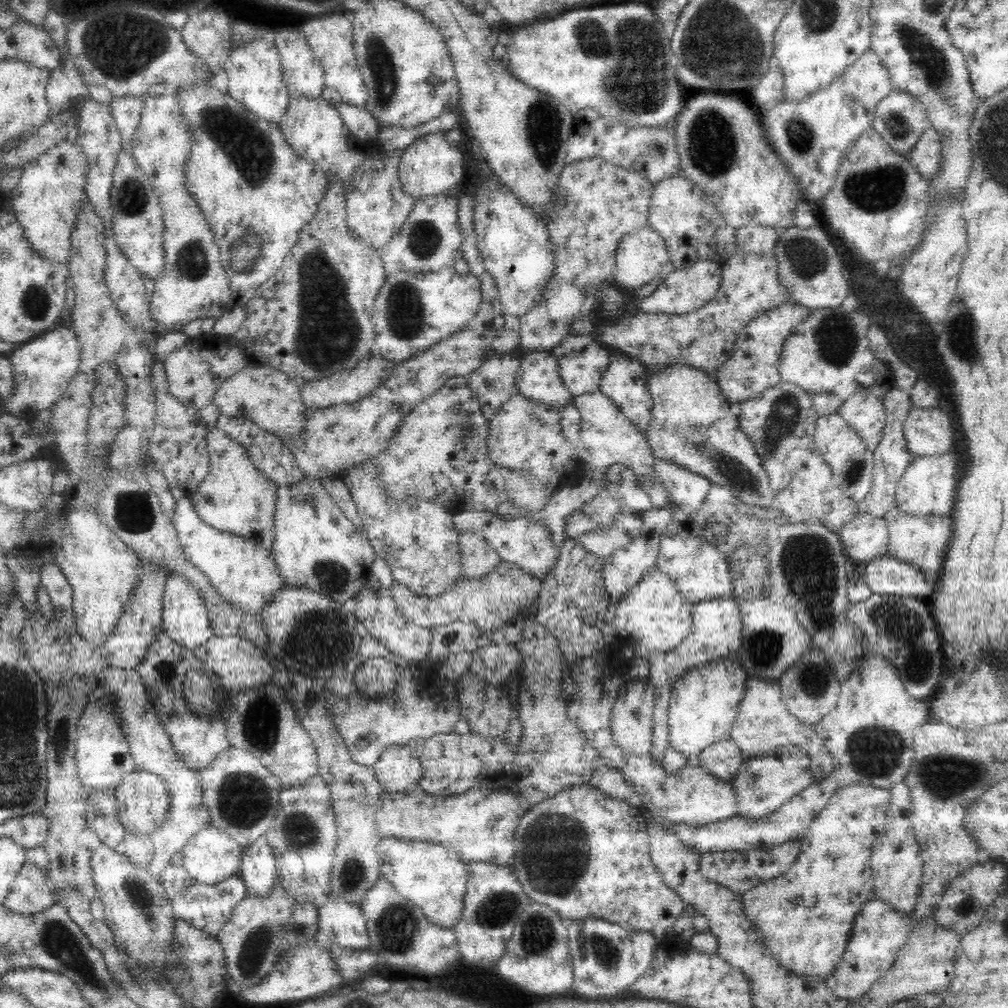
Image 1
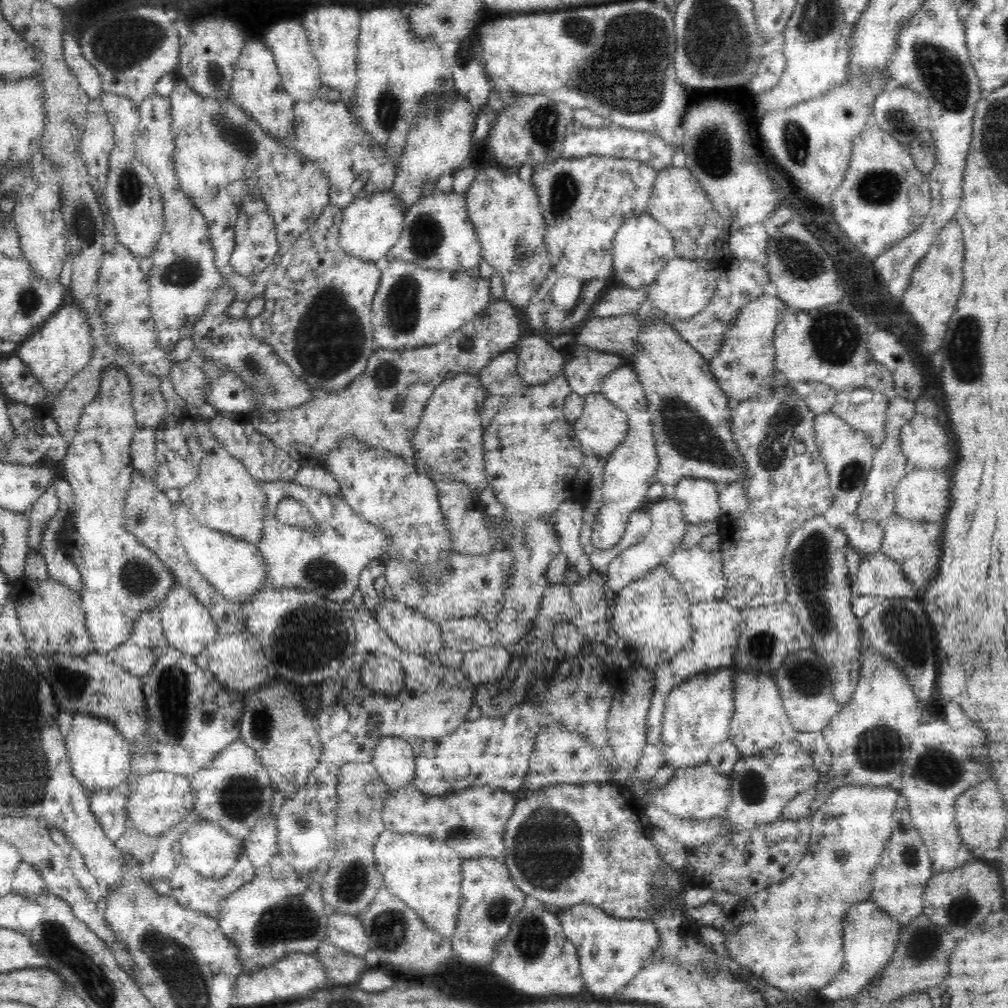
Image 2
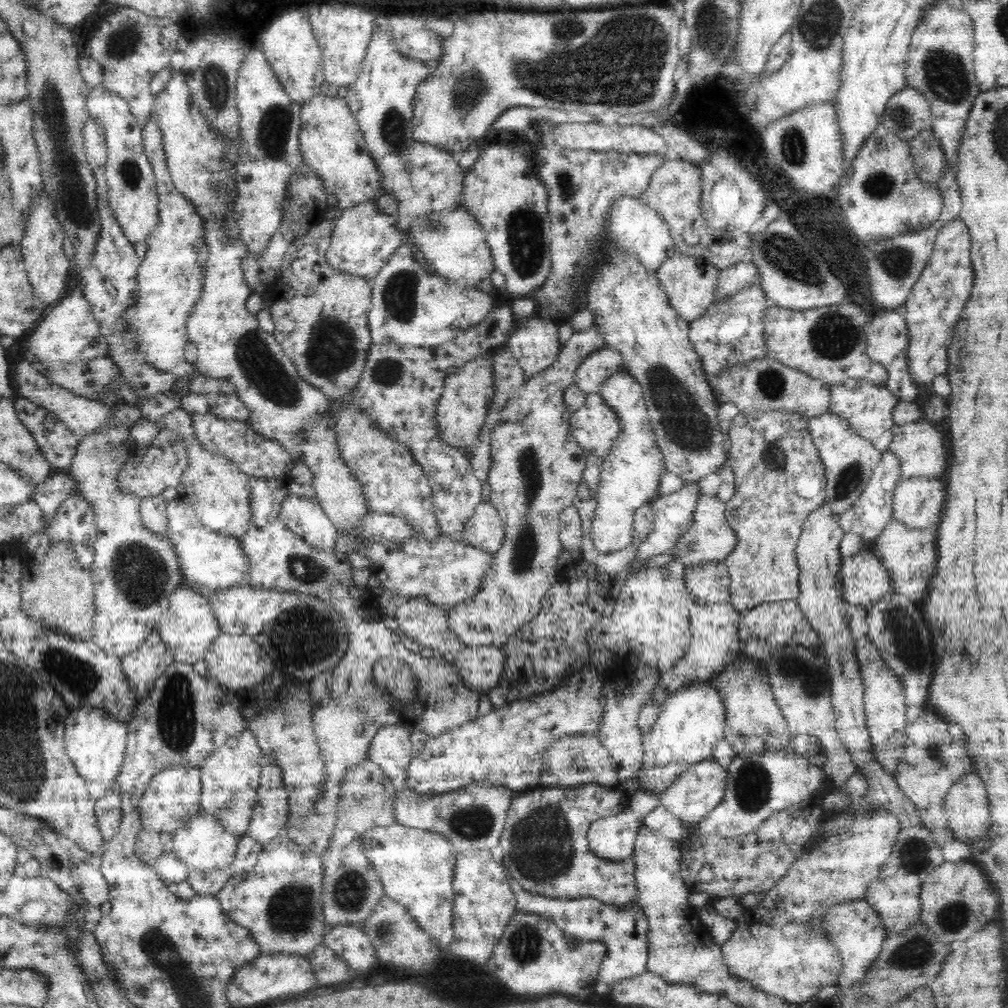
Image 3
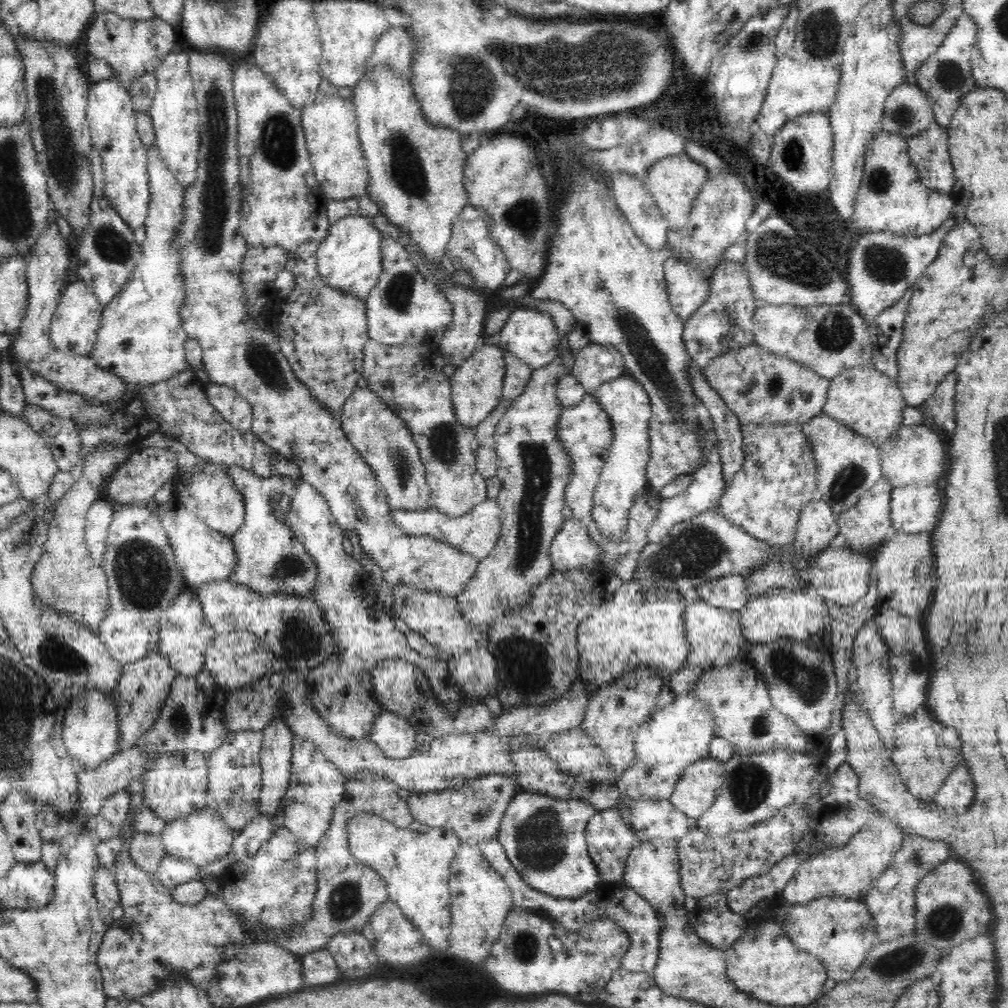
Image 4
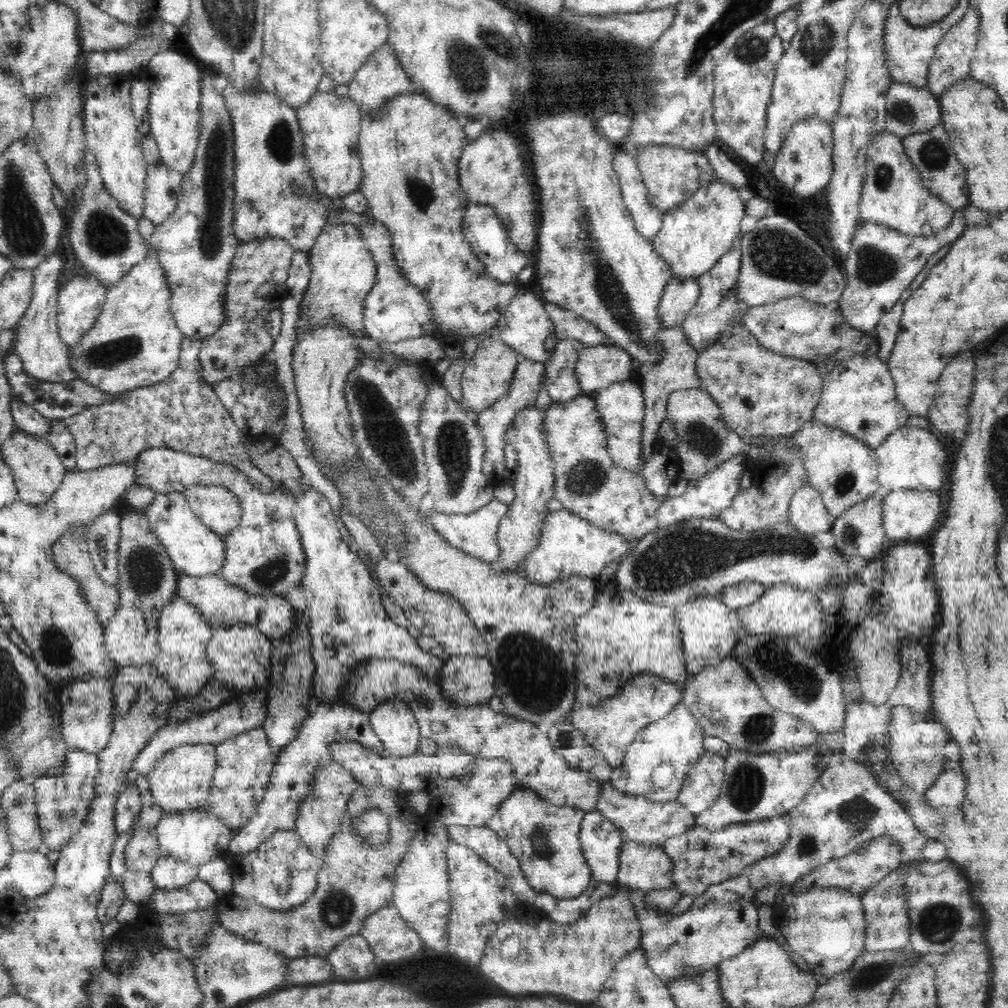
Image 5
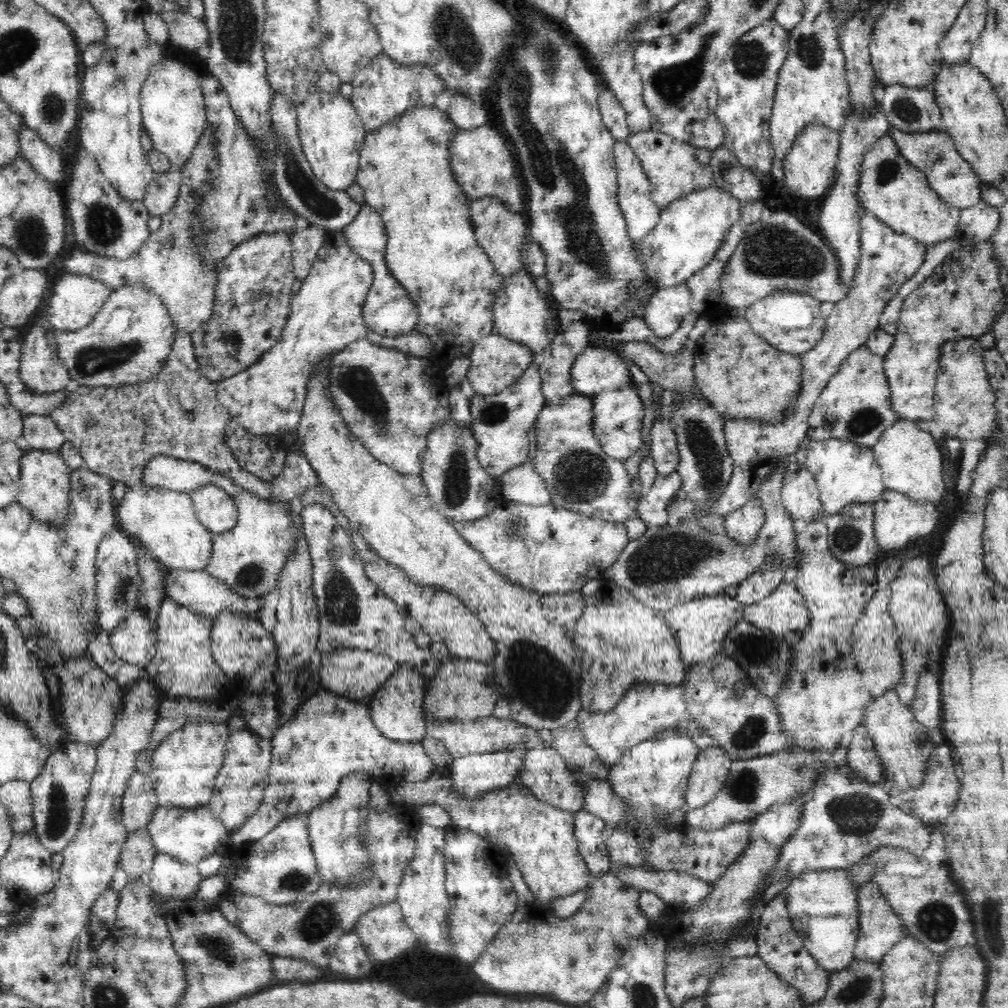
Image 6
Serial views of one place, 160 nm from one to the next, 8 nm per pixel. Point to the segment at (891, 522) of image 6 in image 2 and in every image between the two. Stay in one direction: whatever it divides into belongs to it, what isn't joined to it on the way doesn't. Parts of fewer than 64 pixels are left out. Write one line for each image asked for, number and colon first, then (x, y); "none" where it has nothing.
2: (921, 495)
3: (918, 502)
4: (915, 508)
5: (908, 514)

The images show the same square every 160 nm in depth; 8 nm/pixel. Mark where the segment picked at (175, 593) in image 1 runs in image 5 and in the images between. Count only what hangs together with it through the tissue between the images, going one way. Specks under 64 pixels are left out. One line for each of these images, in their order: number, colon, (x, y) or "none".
2: (187, 624)
3: (188, 625)
4: (184, 633)
5: (183, 635)

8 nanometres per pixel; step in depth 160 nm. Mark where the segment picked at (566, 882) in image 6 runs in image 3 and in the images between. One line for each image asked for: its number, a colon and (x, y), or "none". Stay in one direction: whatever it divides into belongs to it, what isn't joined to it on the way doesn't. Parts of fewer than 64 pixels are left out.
3: (545, 846)
4: (544, 839)
5: (544, 837)

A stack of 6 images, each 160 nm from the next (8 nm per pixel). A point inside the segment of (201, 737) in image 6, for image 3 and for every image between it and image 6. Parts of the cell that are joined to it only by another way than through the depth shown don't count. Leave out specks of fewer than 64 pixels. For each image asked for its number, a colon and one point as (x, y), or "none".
3: (172, 797)
4: (177, 785)
5: (182, 781)

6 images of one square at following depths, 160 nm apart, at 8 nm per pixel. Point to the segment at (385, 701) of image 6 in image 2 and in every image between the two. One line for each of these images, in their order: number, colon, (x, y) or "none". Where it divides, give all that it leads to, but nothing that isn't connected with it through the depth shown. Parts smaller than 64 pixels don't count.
2: (393, 759)
3: (391, 748)
4: (395, 736)
5: (394, 723)

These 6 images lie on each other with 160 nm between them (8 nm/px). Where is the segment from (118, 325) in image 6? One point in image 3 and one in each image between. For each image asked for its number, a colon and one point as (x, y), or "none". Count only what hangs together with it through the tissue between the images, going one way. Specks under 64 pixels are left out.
3: (170, 279)
4: (142, 339)
5: (135, 342)

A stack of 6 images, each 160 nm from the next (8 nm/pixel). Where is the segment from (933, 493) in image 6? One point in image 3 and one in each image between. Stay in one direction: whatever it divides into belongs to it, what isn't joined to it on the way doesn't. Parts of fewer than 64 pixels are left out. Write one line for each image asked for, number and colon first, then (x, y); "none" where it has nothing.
3: (920, 446)
4: (915, 455)
5: (912, 458)

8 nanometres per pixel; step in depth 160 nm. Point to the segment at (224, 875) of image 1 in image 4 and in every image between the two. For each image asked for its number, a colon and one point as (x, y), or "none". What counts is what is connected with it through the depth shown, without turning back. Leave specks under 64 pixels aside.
2: (208, 850)
3: (203, 844)
4: (202, 837)

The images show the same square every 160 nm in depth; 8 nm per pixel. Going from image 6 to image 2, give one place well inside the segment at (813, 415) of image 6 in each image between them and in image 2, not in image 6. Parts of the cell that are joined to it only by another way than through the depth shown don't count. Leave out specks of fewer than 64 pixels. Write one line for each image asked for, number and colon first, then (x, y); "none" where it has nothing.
2: (870, 419)
3: (866, 407)
4: (865, 400)
5: (858, 397)

